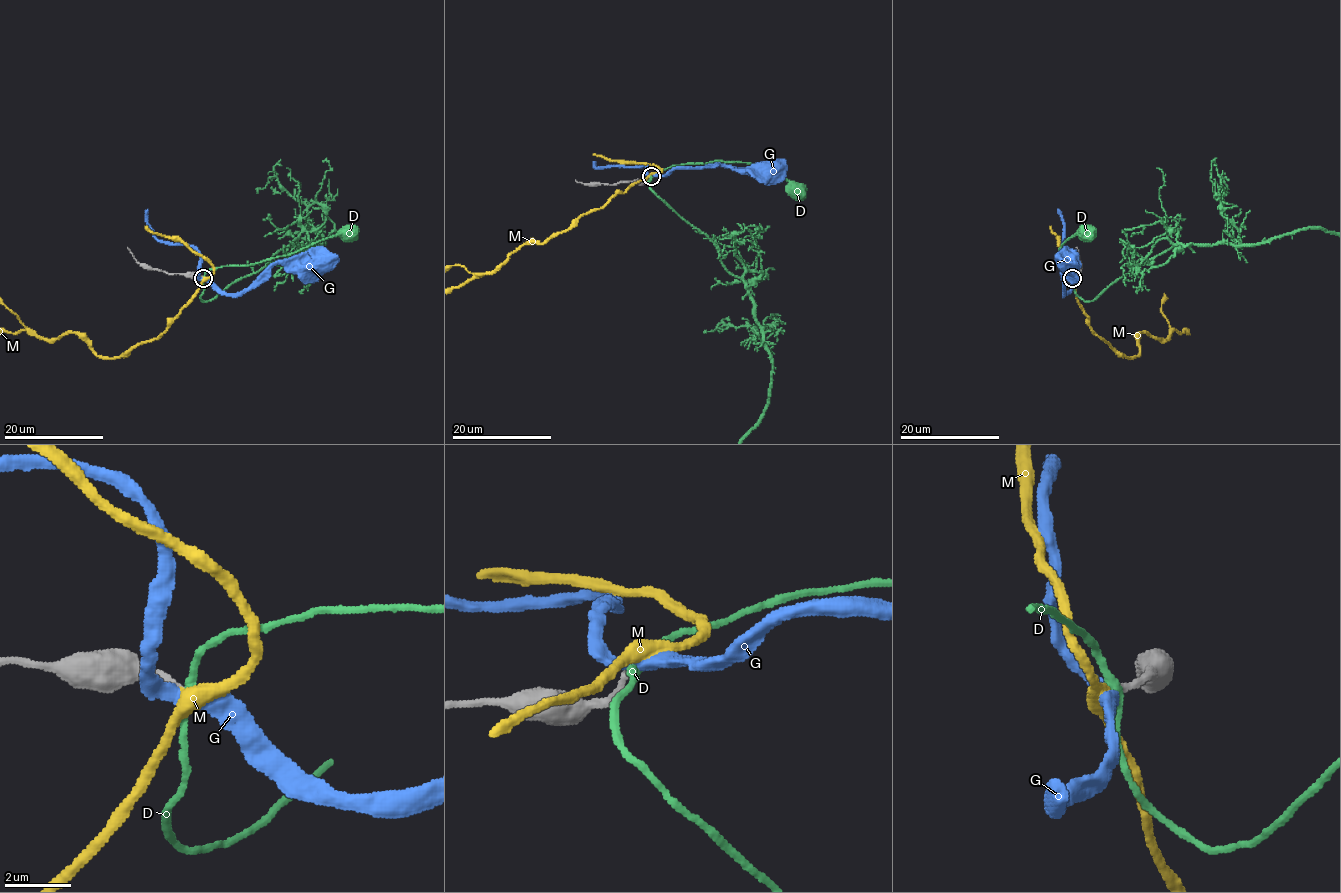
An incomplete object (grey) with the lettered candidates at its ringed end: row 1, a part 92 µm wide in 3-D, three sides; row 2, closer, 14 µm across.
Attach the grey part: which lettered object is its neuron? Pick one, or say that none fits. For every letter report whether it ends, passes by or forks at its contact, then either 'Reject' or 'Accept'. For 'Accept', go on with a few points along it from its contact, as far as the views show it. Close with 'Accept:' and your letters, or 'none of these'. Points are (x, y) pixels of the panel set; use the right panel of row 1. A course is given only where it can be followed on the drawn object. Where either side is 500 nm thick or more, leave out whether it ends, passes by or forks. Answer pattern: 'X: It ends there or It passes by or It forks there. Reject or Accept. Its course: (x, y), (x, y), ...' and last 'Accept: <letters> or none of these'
D: It passes by. Reject
G: It passes by. Reject
M: It passes by. Accept
Accept: M

